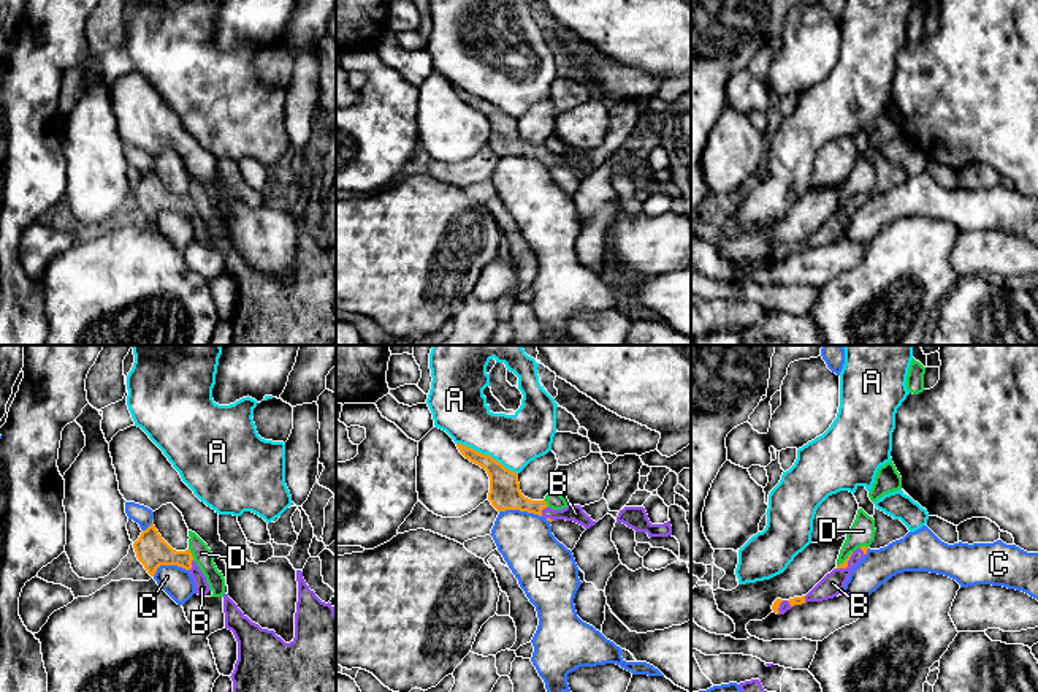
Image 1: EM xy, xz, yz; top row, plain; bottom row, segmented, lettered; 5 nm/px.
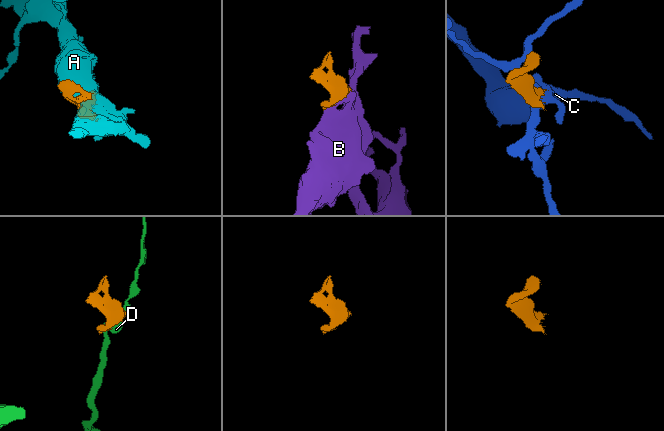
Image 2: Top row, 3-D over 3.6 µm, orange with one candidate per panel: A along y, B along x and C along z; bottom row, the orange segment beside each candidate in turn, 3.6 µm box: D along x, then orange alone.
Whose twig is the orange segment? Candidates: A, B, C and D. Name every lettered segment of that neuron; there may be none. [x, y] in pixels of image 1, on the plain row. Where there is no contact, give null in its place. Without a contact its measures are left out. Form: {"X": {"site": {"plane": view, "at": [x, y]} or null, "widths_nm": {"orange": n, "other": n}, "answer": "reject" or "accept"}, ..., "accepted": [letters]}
{"A": {"site": {"plane": "xz", "at": [487, 100]}, "widths_nm": {"orange": 160, "other": 260}, "answer": "reject"}, "B": {"site": {"plane": "xz", "at": [542, 154]}, "widths_nm": {"orange": 160, "other": 90}, "answer": "accept"}, "C": {"site": {"plane": "xz", "at": [520, 155]}, "widths_nm": {"orange": 160, "other": 280}, "answer": "reject"}, "D": {"site": {"plane": "xy", "at": [190, 200]}, "widths_nm": {"orange": 160, "other": 100}, "answer": "reject"}, "accepted": ["B"]}

